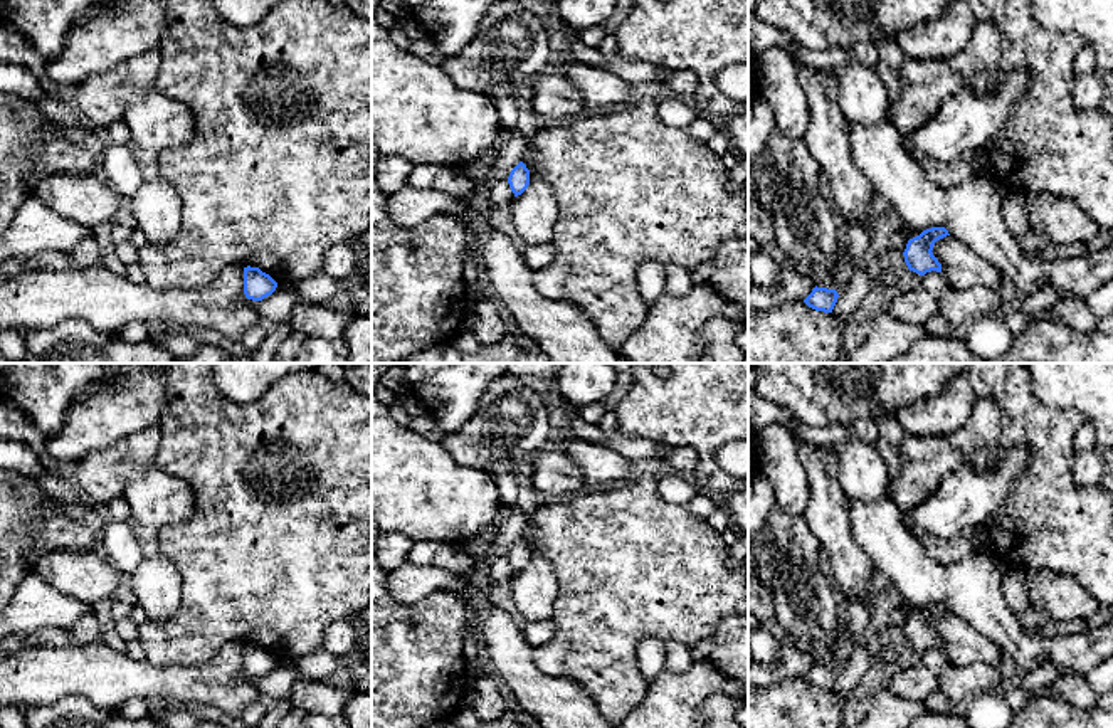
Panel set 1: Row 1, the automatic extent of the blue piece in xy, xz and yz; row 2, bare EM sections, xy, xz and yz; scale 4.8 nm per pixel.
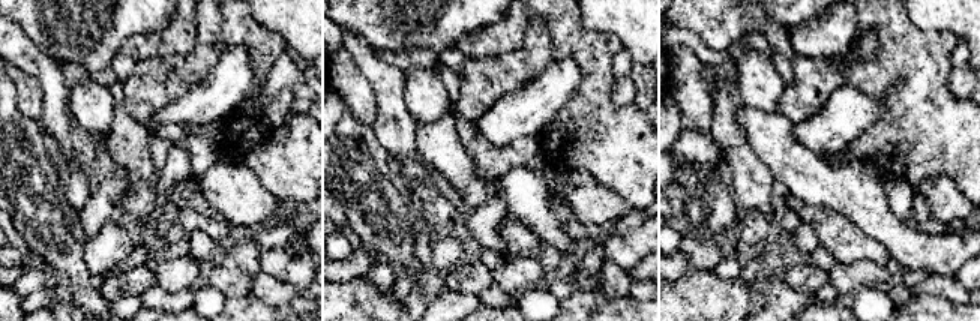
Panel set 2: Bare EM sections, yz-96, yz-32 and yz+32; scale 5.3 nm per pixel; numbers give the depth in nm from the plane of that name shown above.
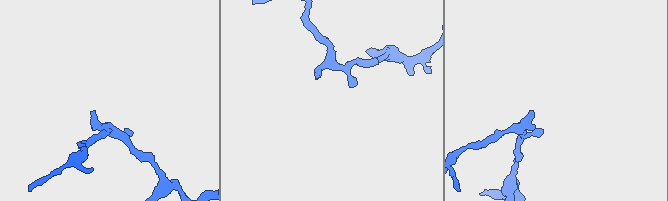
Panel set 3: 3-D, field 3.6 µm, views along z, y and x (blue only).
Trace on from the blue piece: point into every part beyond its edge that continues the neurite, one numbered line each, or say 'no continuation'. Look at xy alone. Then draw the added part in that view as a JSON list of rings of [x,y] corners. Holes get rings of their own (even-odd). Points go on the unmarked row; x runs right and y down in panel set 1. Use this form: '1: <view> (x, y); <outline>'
no continuation

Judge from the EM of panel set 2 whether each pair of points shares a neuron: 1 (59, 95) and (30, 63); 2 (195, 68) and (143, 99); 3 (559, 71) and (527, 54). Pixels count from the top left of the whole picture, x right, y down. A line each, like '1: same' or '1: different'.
1: same
2: same
3: different

